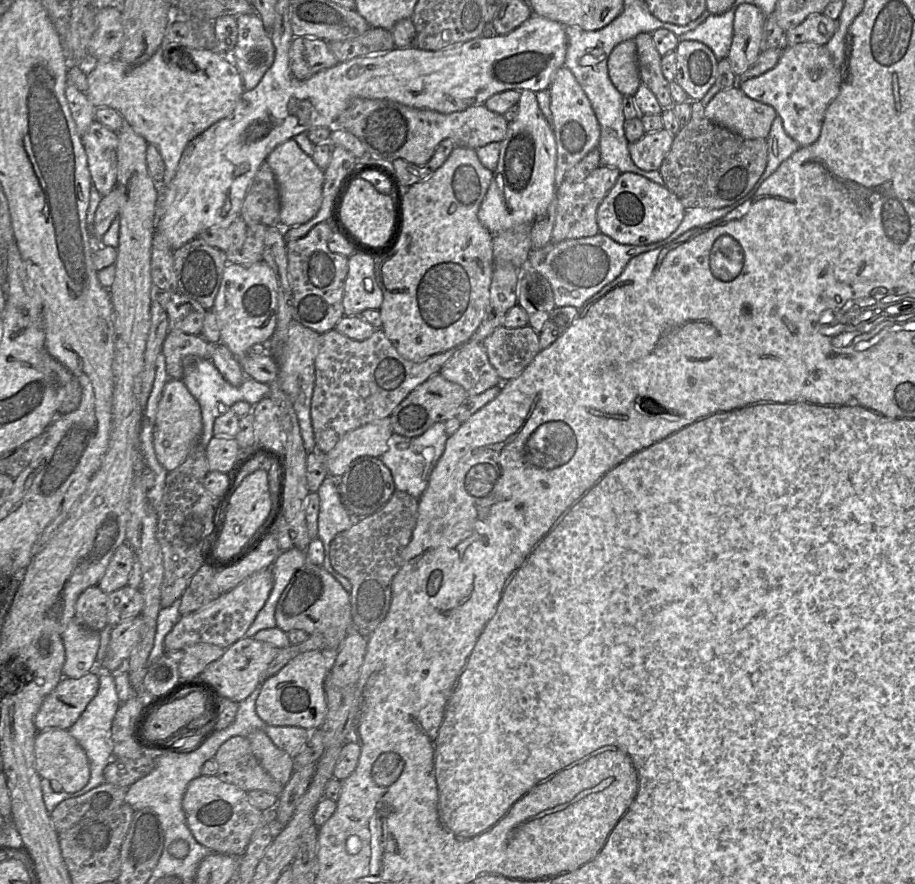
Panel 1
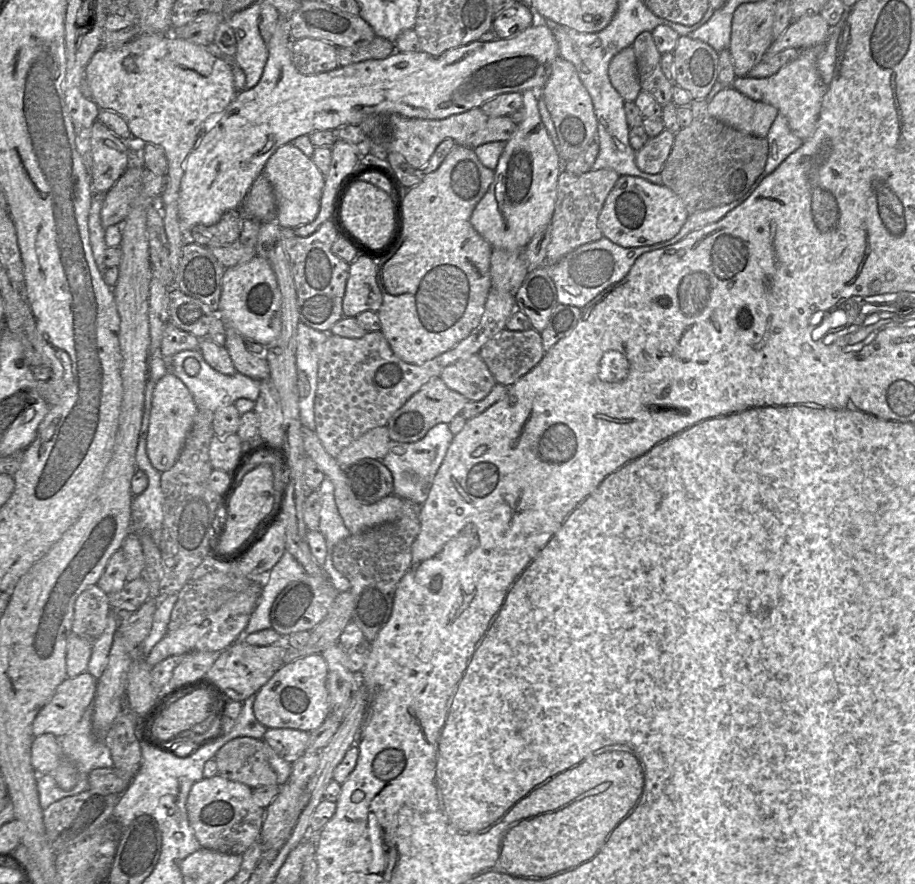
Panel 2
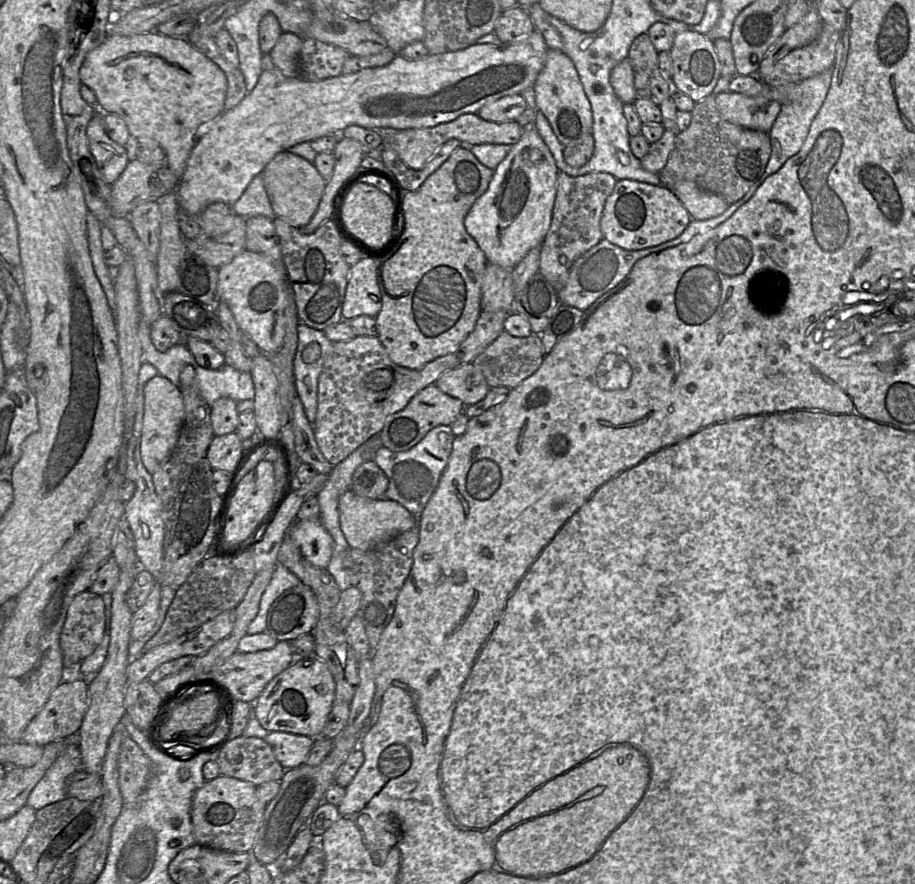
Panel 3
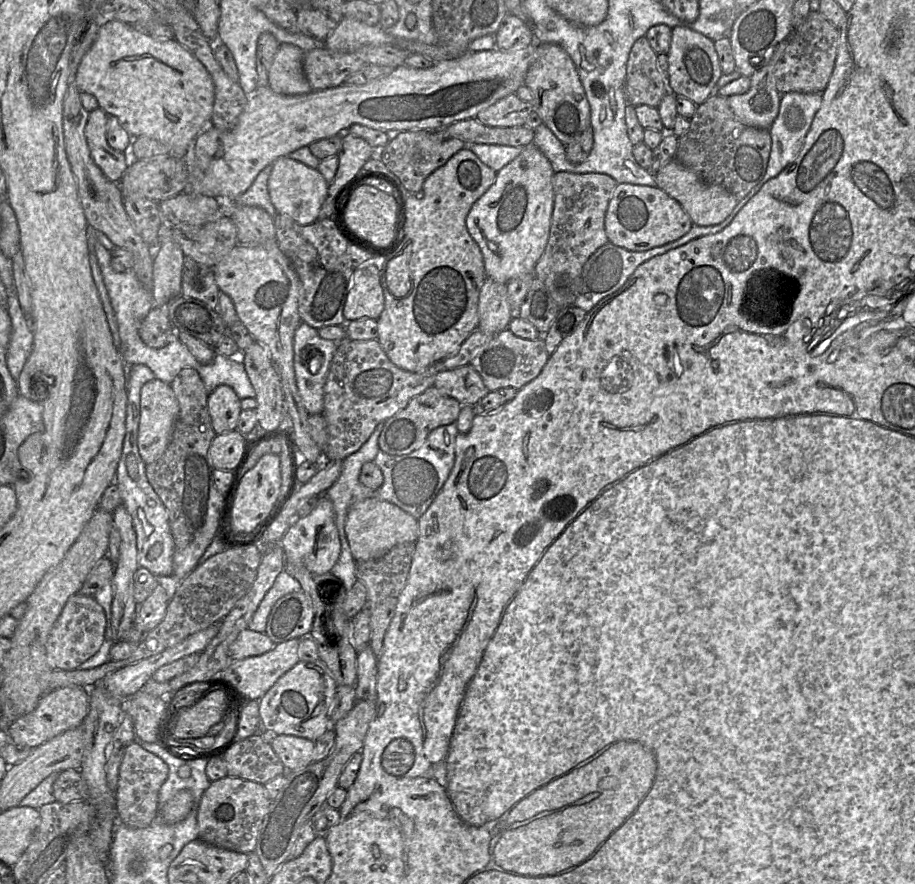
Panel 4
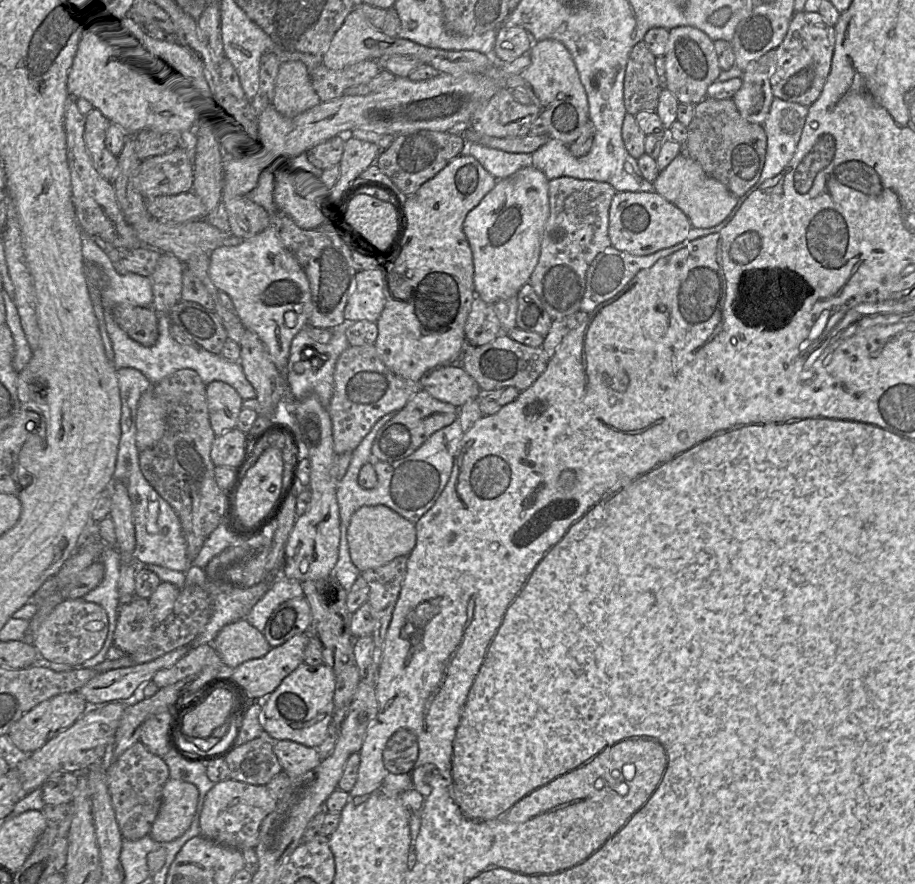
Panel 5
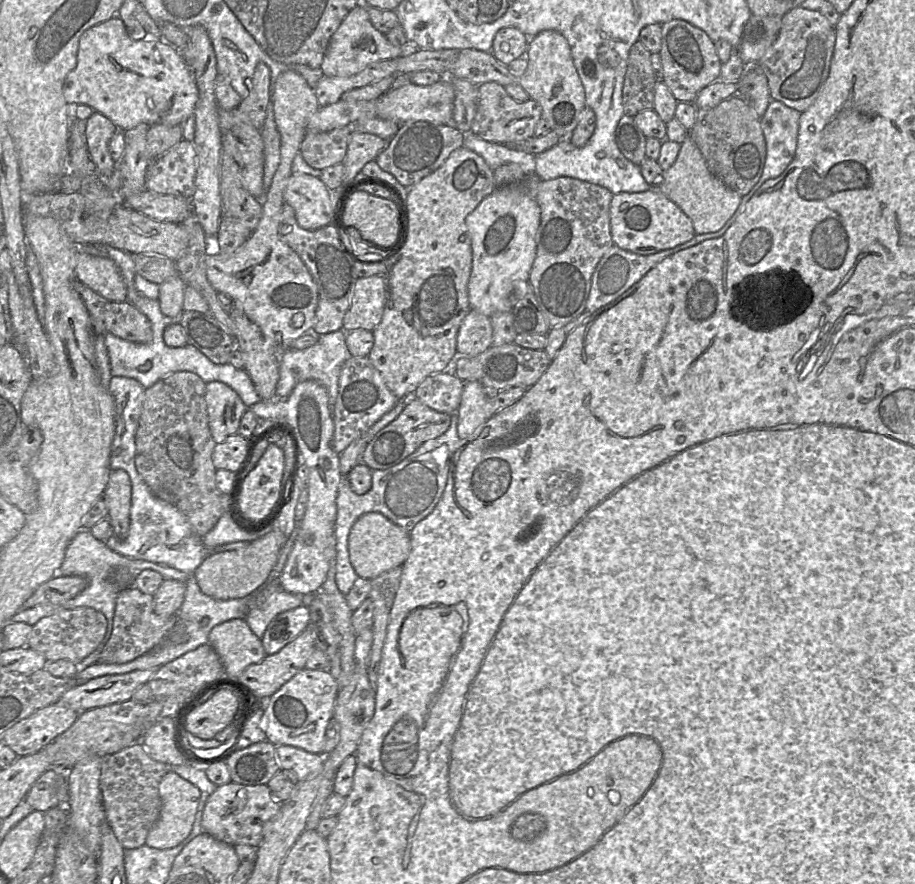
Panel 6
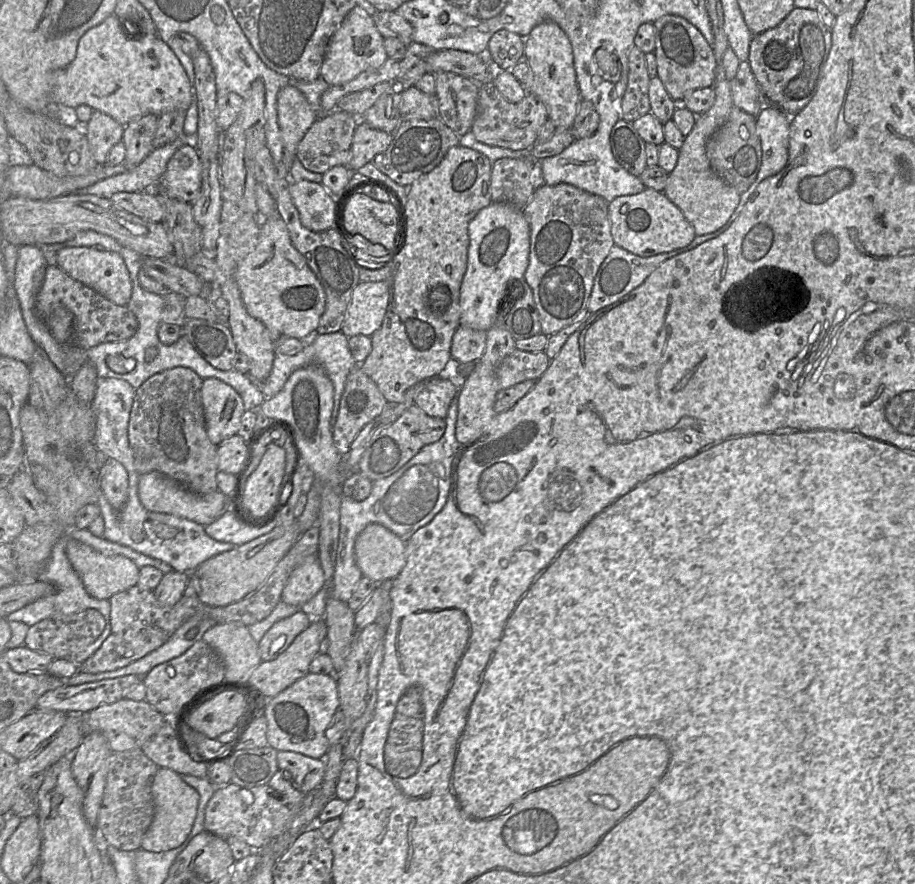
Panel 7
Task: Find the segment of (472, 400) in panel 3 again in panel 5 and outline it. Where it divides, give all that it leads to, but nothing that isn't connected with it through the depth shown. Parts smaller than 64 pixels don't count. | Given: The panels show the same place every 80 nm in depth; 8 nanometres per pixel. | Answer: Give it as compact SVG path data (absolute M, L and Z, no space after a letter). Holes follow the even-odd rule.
M459 364L443 365L428 372L420 379L419 386L435 399L457 408L483 394L476 381Z

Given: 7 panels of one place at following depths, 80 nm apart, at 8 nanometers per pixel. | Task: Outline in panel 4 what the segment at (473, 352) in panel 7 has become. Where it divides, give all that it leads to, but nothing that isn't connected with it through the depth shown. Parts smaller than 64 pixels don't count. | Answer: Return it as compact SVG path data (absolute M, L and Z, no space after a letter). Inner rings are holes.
M488 277L485 279L479 293L478 314L477 329L489 335L496 335L508 329L512 311L507 296L507 284Z

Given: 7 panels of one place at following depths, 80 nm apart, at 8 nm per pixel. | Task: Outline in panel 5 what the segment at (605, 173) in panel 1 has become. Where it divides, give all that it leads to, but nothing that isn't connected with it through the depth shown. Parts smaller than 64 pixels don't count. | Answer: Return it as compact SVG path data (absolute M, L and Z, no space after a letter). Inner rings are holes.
M573 177L549 180L550 214L541 240L540 257L529 283L553 320L581 310L587 270L598 254L612 246L608 234L609 210L616 193L606 182Z

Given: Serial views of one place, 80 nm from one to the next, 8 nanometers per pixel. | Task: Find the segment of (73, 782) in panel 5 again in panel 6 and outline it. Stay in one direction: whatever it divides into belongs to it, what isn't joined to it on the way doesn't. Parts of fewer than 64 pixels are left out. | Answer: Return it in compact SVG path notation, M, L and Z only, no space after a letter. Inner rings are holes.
M50 769L31 786L25 801L35 811L46 812L57 806L67 805L69 799L68 771Z

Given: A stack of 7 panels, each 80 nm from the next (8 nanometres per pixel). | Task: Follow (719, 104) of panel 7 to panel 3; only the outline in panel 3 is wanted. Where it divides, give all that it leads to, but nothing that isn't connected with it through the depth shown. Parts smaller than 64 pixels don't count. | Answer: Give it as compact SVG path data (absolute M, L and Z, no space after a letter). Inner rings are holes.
M688 180L677 182L672 192L681 201L693 220L708 220L722 214L728 203L719 195L701 189Z

